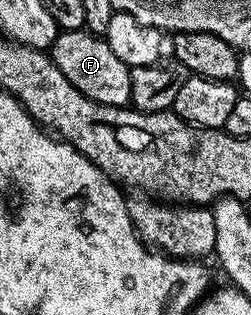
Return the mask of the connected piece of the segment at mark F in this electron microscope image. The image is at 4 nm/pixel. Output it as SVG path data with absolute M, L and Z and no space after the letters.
M85 28L65 29L54 39L50 55L58 71L62 71L62 75L66 75L66 79L70 79L70 83L74 83L74 87L82 91L82 95L103 105L124 107L131 102L131 68L122 63L122 59L118 59L114 51L110 51L110 43L105 41L103 36L90 33Z

